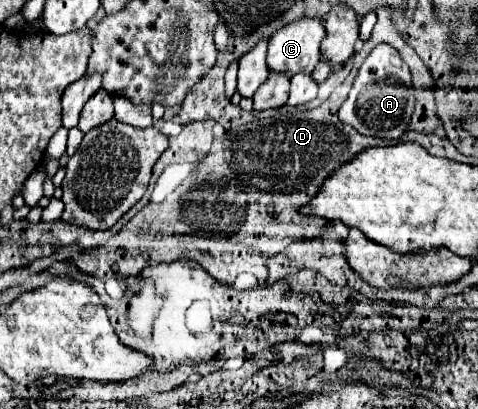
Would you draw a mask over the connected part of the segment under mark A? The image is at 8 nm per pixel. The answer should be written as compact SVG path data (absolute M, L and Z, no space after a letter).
M381 43L371 51L363 67L359 69L349 99L341 105L339 119L355 127L361 135L399 139L409 129L413 109L415 109L415 93L413 93L411 73L403 65L403 59L397 53L397 49L393 49L387 43Z

